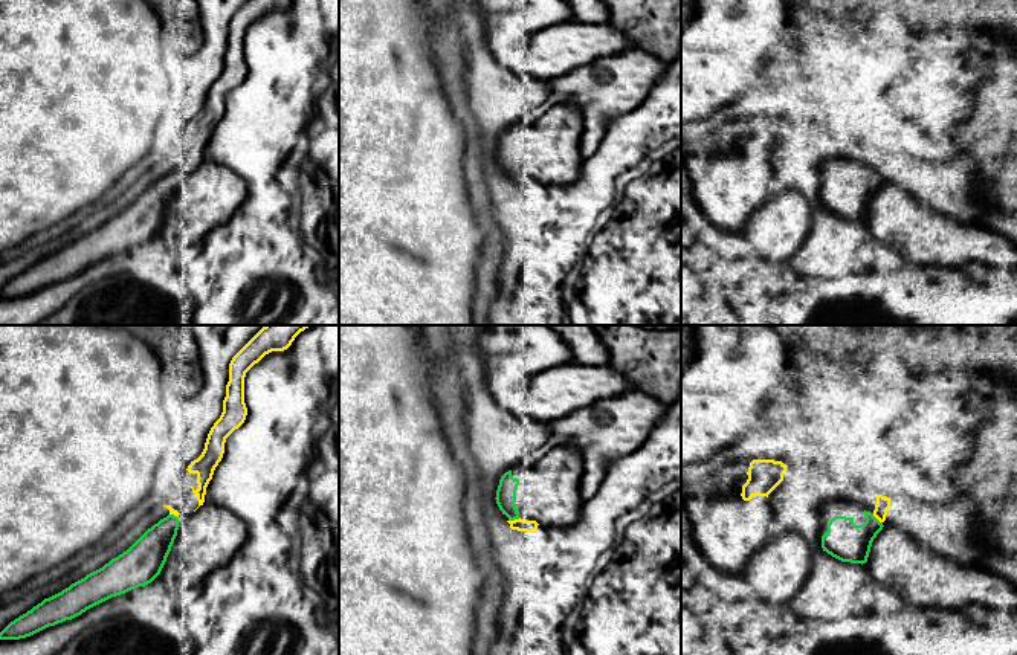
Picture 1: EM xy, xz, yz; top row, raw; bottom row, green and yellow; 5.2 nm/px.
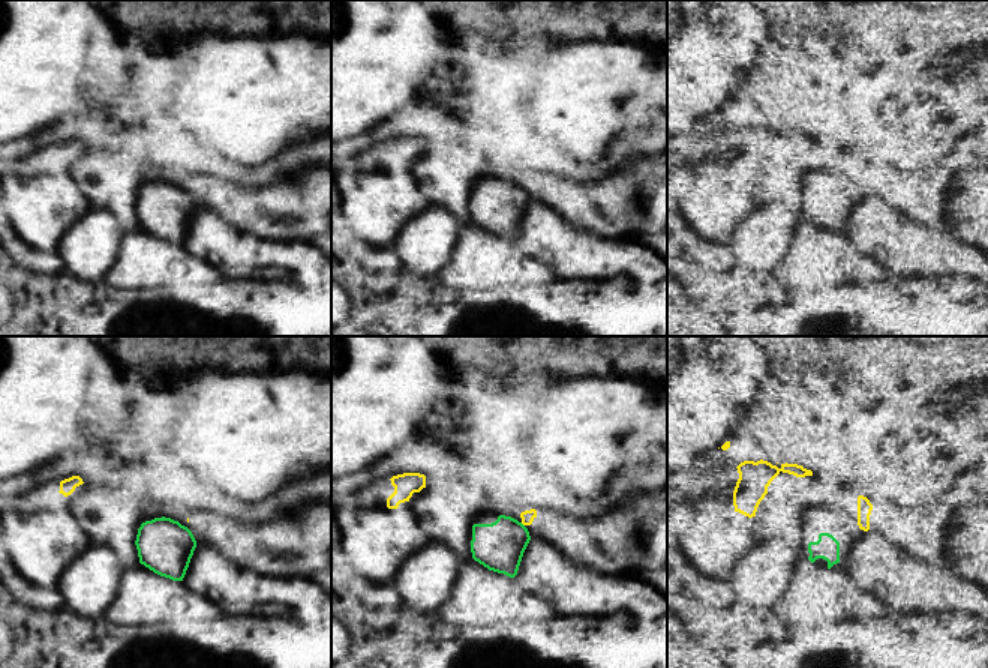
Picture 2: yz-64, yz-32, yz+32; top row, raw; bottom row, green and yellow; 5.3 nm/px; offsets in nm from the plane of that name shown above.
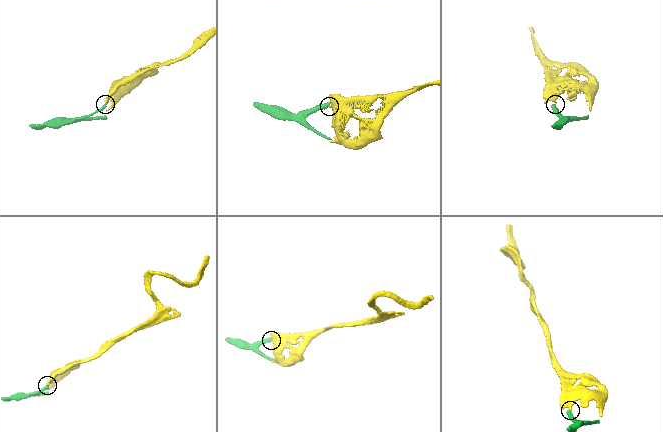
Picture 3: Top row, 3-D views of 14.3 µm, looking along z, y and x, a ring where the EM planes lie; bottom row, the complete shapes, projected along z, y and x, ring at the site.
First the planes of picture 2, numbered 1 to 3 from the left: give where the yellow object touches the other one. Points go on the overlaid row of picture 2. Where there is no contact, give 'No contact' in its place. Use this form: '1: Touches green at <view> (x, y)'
1: No contact
2: Touches green at yz-32 (522, 524)
3: No contact

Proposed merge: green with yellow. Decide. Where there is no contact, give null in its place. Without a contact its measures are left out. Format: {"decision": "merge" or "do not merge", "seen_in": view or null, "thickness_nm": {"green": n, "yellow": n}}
{"decision": "do not merge", "seen_in": "xz", "thickness_nm": {"green": 110, "yellow": 70}}

